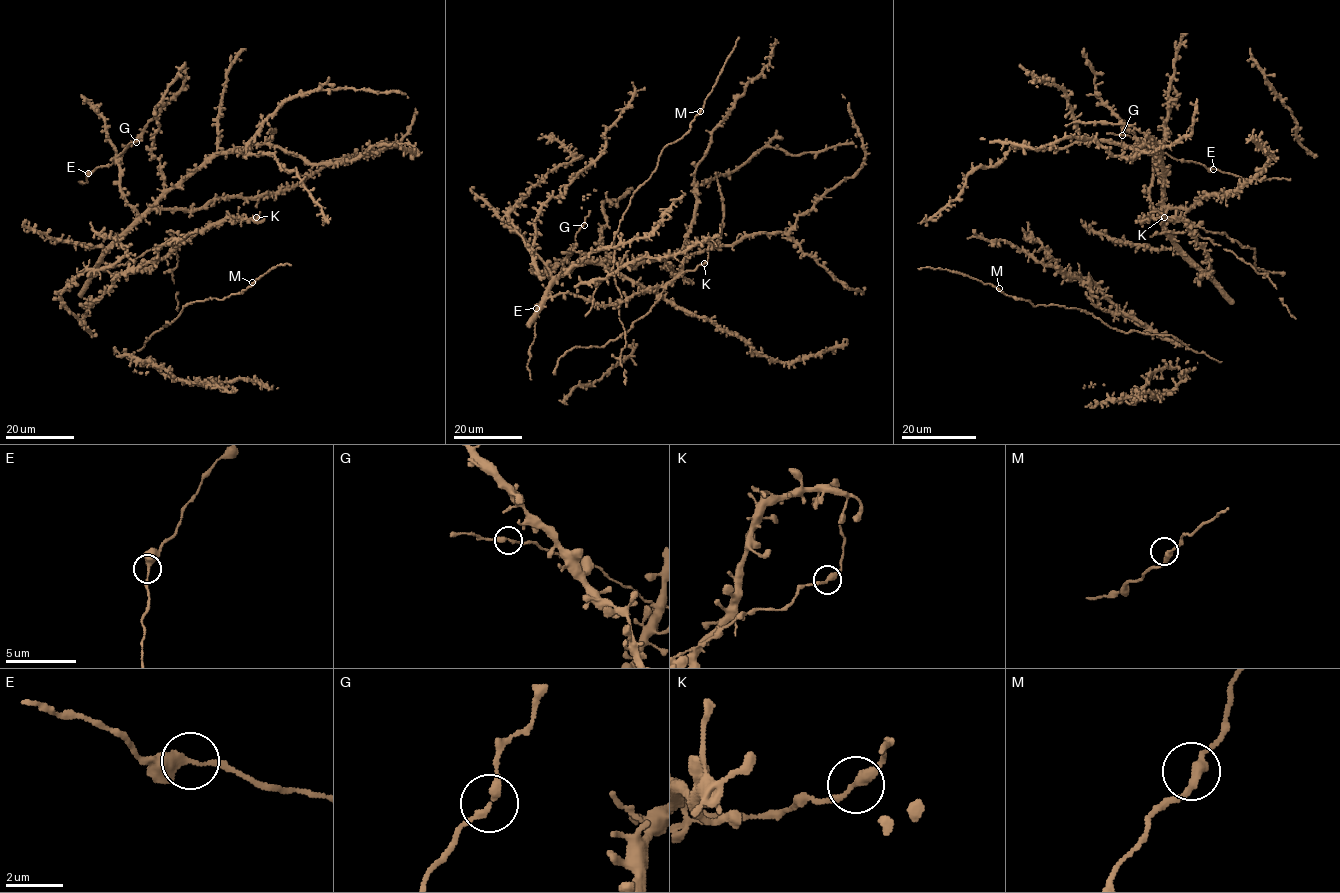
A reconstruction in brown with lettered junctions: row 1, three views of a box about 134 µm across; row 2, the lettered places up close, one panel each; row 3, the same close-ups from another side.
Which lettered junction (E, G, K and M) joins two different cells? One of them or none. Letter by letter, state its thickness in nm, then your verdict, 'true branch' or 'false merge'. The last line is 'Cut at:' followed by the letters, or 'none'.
E: 340 nm thick; true branch
G: 240 nm thick; true branch
K: 320 nm thick; true branch
M: 300 nm thick; true branch
Cut at: none

